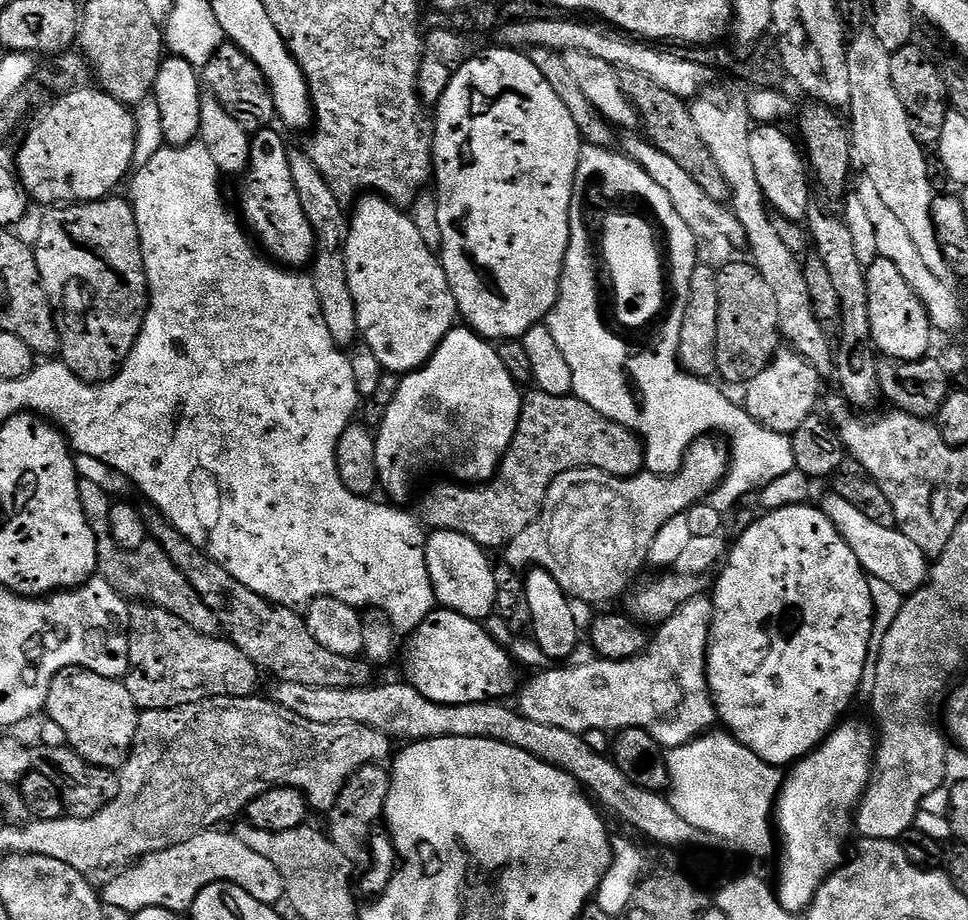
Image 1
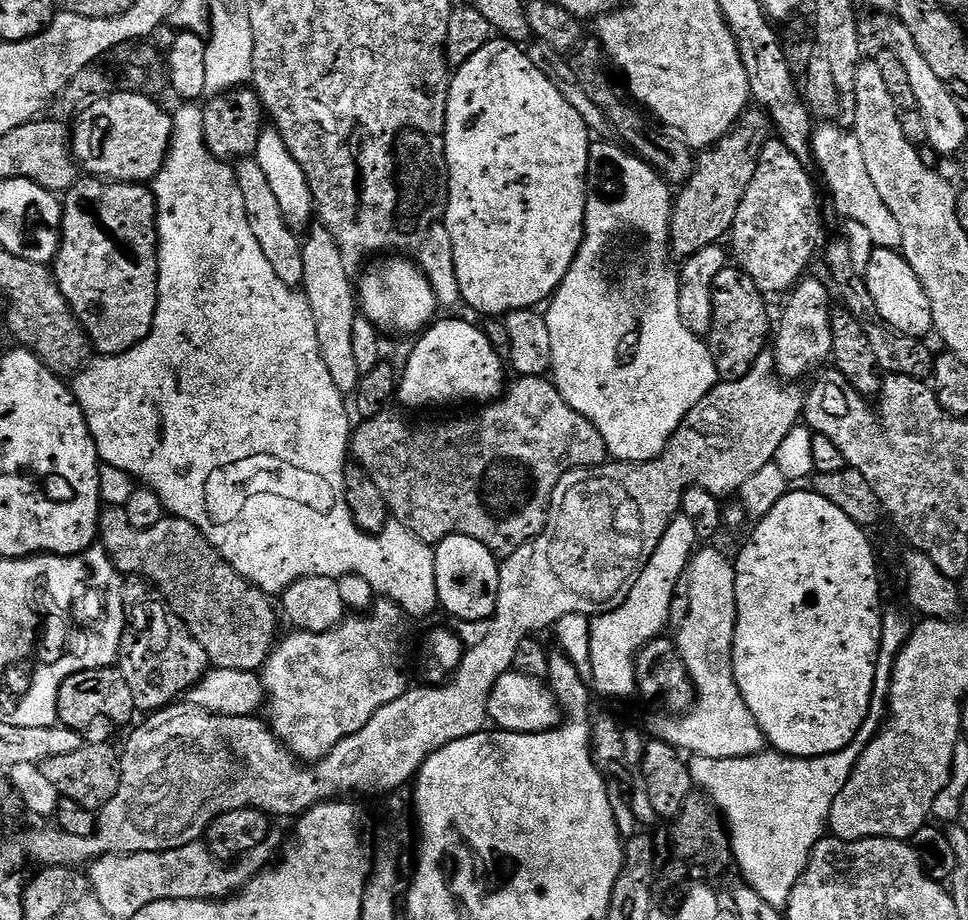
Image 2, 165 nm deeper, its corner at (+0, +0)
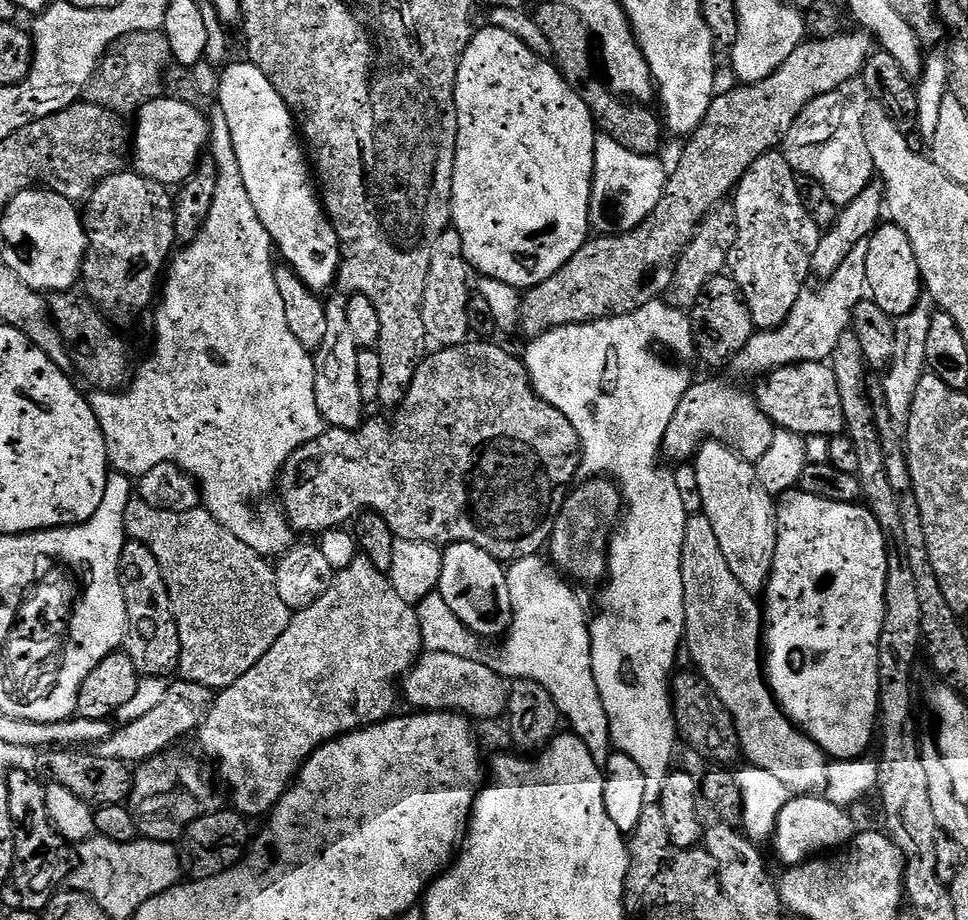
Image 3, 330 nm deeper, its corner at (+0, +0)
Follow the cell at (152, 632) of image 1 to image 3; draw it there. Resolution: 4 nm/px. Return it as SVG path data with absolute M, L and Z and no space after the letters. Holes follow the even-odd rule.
M128 540L122 550L118 570L128 619L123 651L127 652L130 662L134 662L141 677L168 676L171 672L175 673L180 666L180 639L158 558L150 554L146 545L139 544L137 540Z

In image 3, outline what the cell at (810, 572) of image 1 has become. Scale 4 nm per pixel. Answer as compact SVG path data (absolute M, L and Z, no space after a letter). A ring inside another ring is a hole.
M799 490L783 494L776 510L776 549L772 573L768 576L768 586L762 593L762 615L766 625L762 648L766 655L762 663L766 669L766 679L777 704L784 715L805 732L824 755L833 761L854 760L863 757L868 747L873 747L874 737L878 732L880 714L880 683L878 682L878 638L882 638L882 622L886 614L886 542L878 522L870 509L863 503L843 504L814 498Z

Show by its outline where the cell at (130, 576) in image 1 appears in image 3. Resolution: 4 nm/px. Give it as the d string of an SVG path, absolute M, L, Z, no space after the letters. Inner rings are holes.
M133 498L126 506L124 530L128 540L144 544L158 558L162 578L168 587L172 603L172 616L178 626L180 639L179 675L190 682L198 682L213 690L229 688L246 670L250 670L282 638L294 612L278 595L275 567L265 557L256 553L242 538L234 538L226 526L222 526L201 506L194 510L175 512L158 510L146 501Z

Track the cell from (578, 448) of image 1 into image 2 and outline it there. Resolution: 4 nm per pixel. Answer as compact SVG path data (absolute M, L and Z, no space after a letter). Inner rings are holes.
M522 376L513 381L513 384L511 381L505 387L499 400L485 403L477 407L480 408L477 412L472 412L469 416L460 416L457 420L440 420L437 424L407 424L398 413L385 410L379 412L374 418L360 420L355 425L350 441L351 459L363 468L366 475L374 482L374 486L382 490L382 498L386 498L391 519L395 523L406 526L406 530L410 530L422 542L435 546L448 536L465 536L474 538L474 542L482 542L482 546L486 546L486 550L490 550L496 557L507 558L535 538L537 529L528 528L528 524L540 526L547 521L550 515L552 492L558 486L562 476L575 468L596 468L609 459L608 447L602 434L598 434L598 430L588 419L578 414L578 410L574 410L565 402L551 379L542 376Z

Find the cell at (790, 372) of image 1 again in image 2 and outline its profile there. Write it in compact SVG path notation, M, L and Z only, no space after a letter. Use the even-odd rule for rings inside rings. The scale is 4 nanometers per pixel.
M811 278L801 279L791 289L787 297L789 300L784 304L784 313L780 316L780 325L774 328L774 359L776 374L781 381L803 381L803 376L811 370L812 364L820 364L831 357L832 347L828 345L828 335L834 308L828 305L828 292L830 296L829 285Z

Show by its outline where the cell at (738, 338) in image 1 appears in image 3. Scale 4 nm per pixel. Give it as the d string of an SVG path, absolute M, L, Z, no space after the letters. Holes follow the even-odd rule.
M728 274L715 276L710 278L710 282L706 282L698 302L690 309L690 319L694 352L712 368L720 368L723 364L731 365L742 346L750 342L754 331L750 310L746 306L740 287Z

